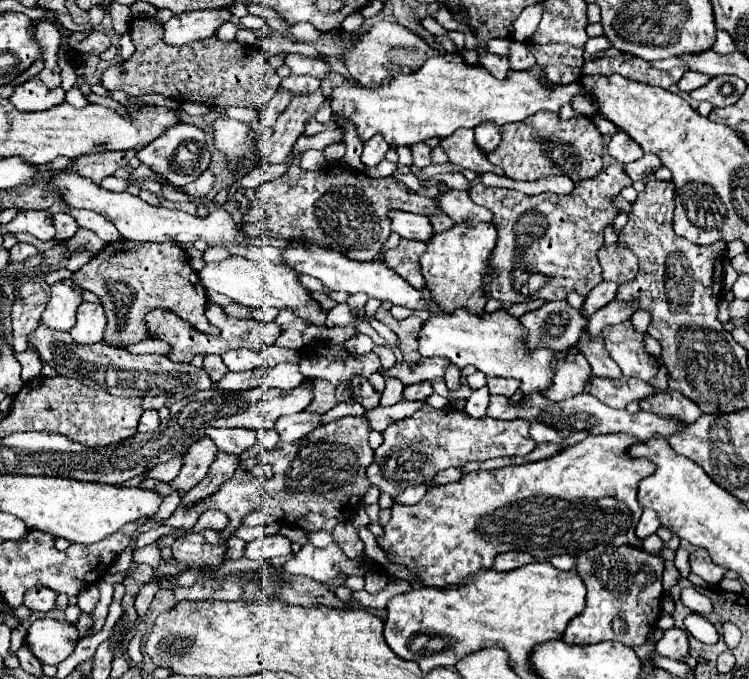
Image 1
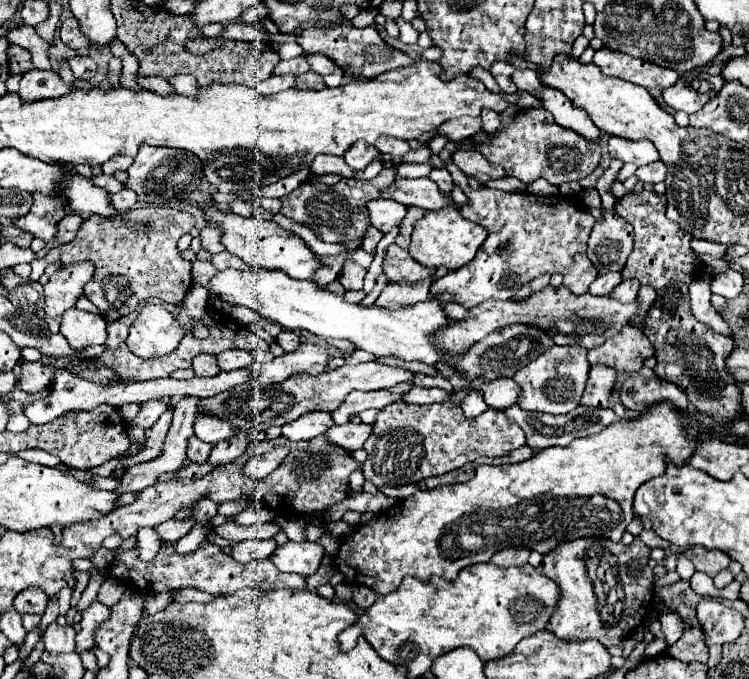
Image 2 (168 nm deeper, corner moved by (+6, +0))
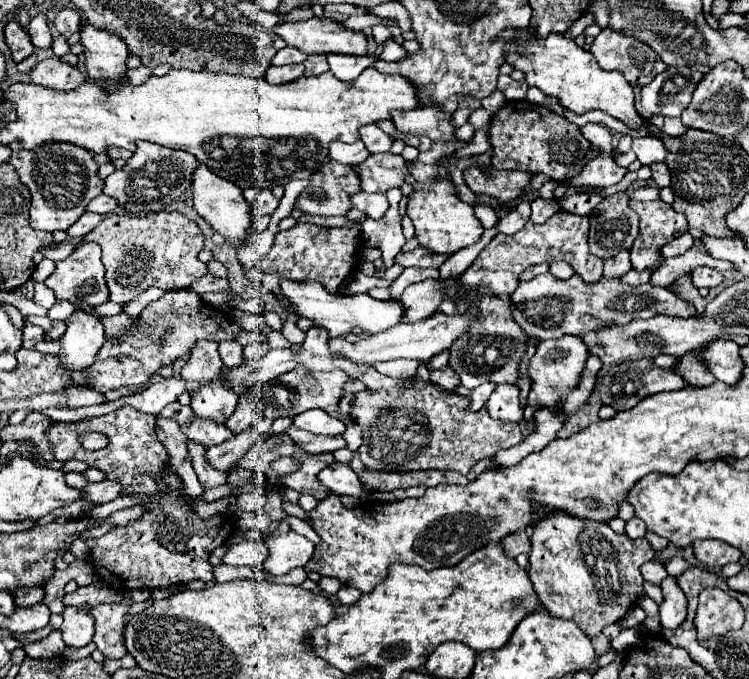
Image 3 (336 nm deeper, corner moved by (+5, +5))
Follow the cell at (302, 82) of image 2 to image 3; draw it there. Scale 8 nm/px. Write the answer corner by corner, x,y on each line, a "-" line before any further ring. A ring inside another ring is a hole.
309,54
303,64
305,64
305,76
317,76
329,70
325,54

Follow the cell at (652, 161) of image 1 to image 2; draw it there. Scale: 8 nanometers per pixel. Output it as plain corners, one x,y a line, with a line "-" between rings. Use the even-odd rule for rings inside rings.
654,161
654,163
648,163
648,165
644,165
644,167
638,167
636,169
636,177
638,177
638,181
642,181
642,183
658,183
658,181
664,181
664,177
666,177
666,163
664,161

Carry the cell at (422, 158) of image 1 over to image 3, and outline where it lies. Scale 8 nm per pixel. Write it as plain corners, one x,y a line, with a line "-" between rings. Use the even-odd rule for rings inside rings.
367,124
367,126
359,128
359,138
363,140
363,144
369,152
389,152
389,148
393,144
391,138
375,124

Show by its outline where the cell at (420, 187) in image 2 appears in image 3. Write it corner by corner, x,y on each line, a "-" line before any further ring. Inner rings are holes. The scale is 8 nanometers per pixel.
391,152
371,154
369,160
353,168
361,180
363,192
387,192
389,188
399,188
409,174
405,160

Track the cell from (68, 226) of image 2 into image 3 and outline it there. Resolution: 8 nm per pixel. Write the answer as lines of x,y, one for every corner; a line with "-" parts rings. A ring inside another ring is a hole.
85,212
69,230
67,230
67,234
69,234
69,238
73,238
73,240
79,240
79,238
83,238
85,234
89,234
97,224
101,222
101,216
99,214
93,214
93,212

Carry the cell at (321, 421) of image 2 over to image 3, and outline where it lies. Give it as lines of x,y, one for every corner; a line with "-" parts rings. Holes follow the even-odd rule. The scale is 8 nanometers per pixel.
321,410
303,412
301,416
295,418
293,426
307,430
311,434
321,434
321,436
341,436
345,432
343,422
339,422
337,418
333,418
333,416
329,416
327,412
321,412

